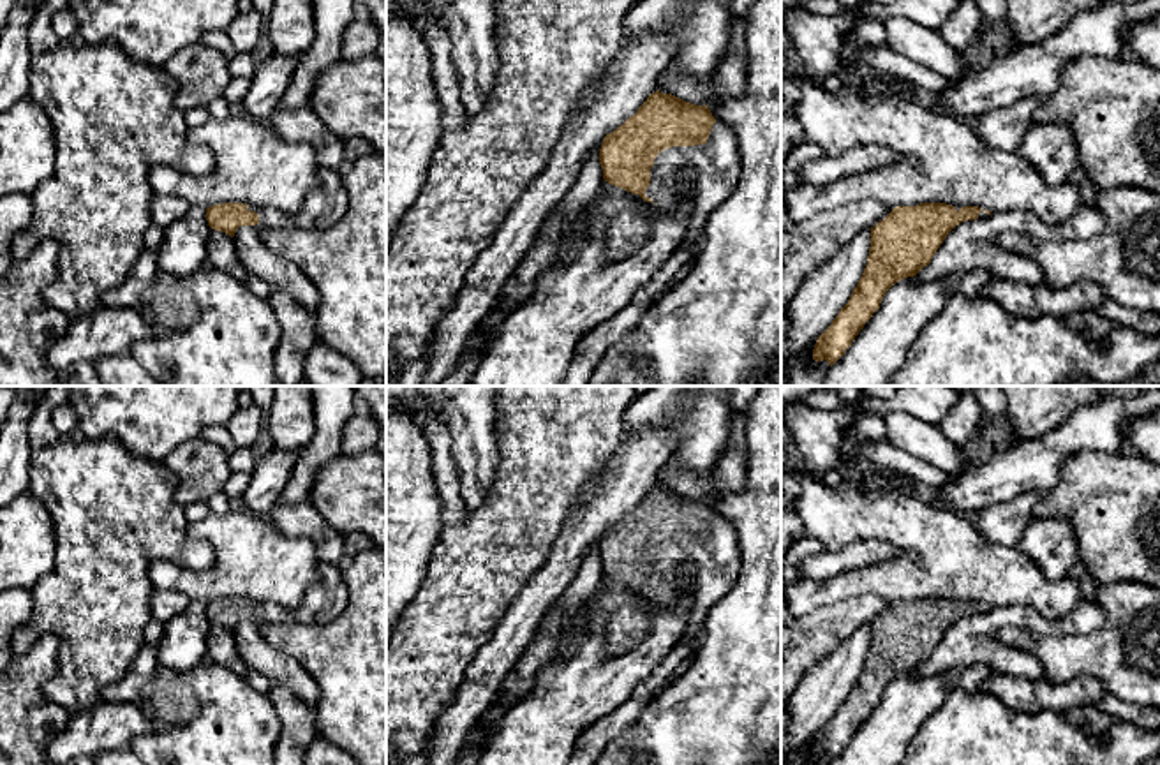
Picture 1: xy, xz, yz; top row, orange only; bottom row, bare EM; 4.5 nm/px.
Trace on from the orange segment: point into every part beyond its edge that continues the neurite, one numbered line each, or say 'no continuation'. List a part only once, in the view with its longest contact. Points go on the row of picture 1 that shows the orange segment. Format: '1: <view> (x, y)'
1: xz (716, 168)

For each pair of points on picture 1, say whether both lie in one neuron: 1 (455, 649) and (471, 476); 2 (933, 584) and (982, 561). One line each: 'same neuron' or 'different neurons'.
1: different neurons
2: same neuron

